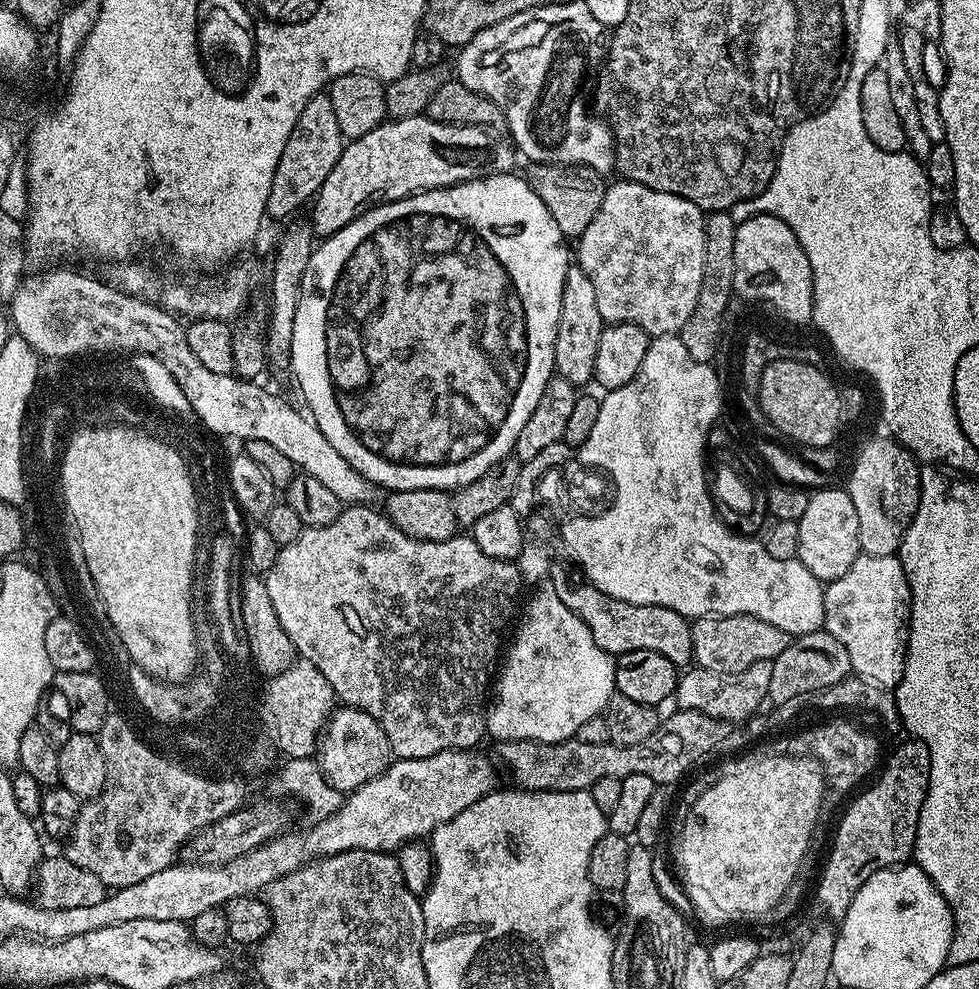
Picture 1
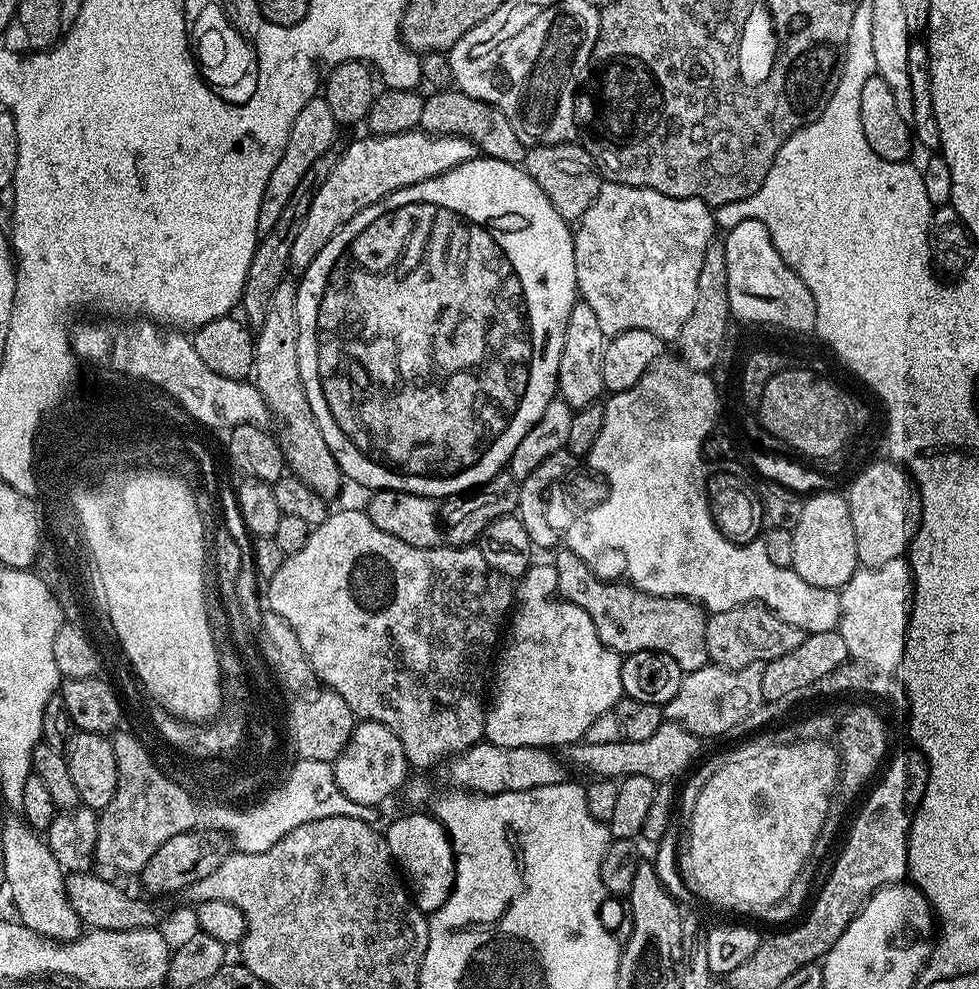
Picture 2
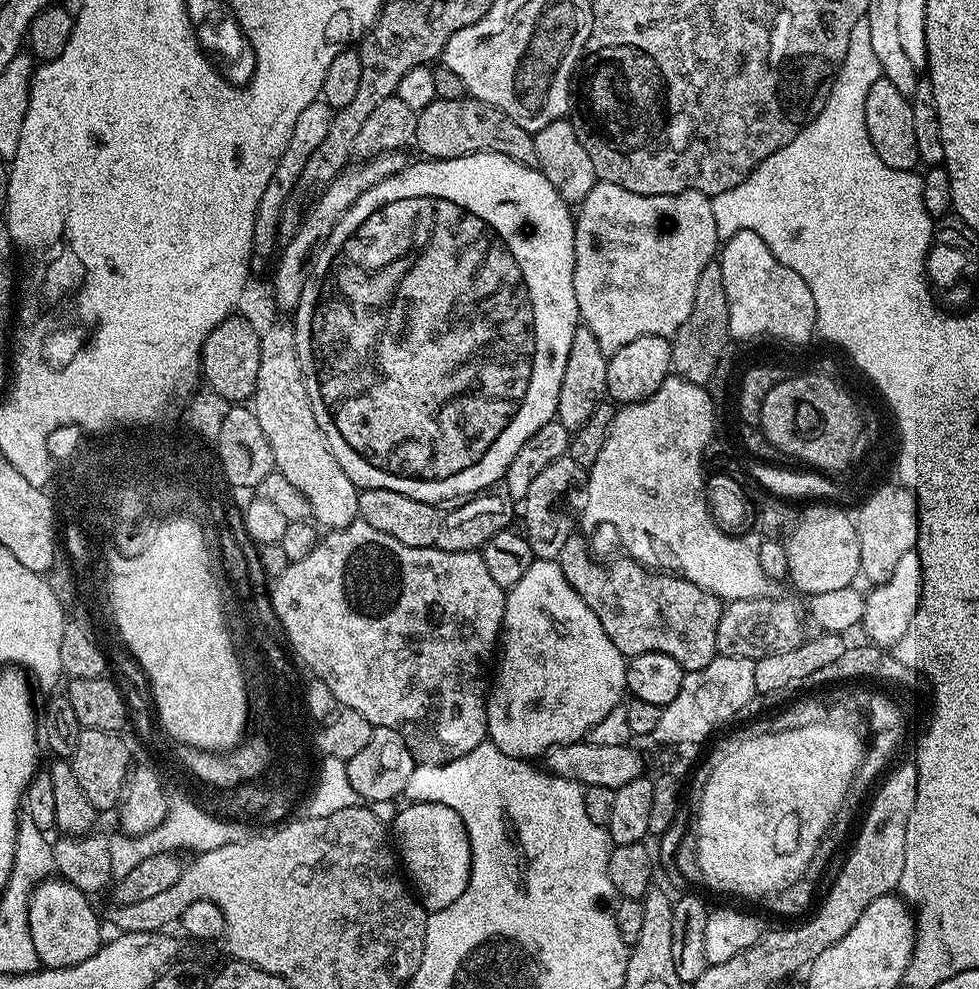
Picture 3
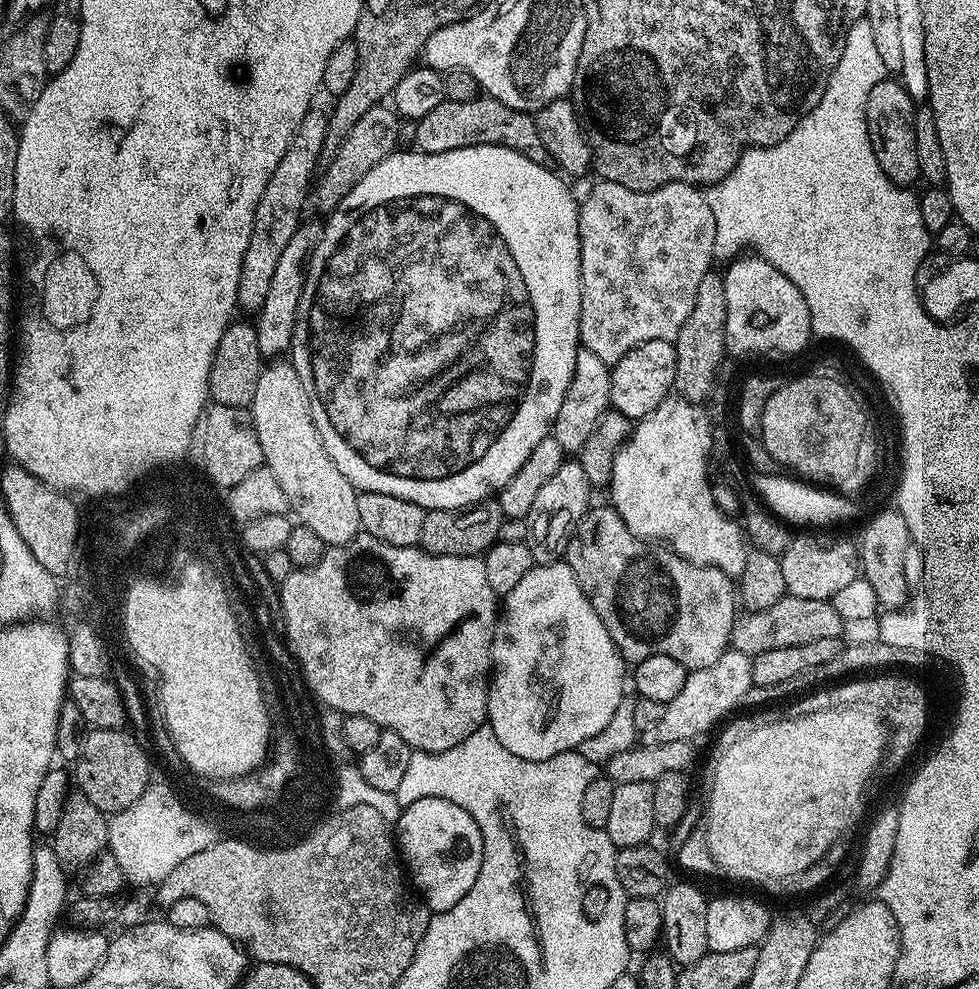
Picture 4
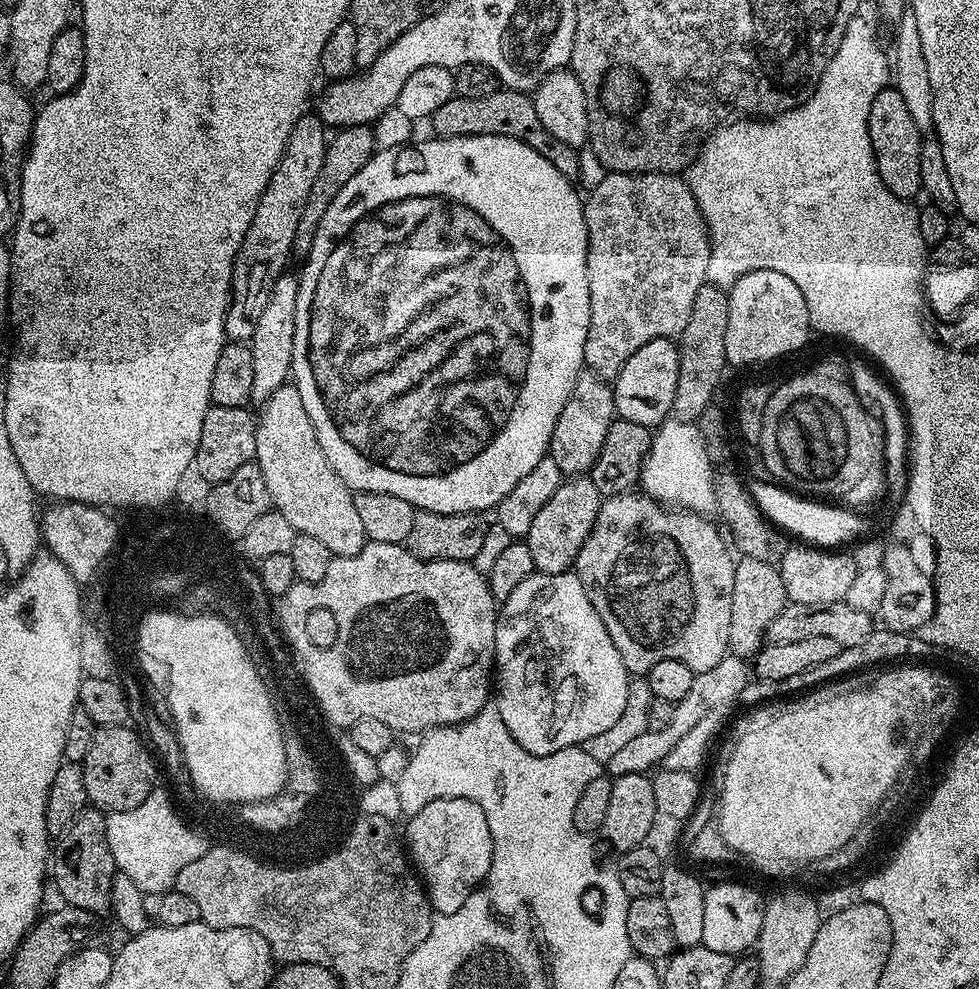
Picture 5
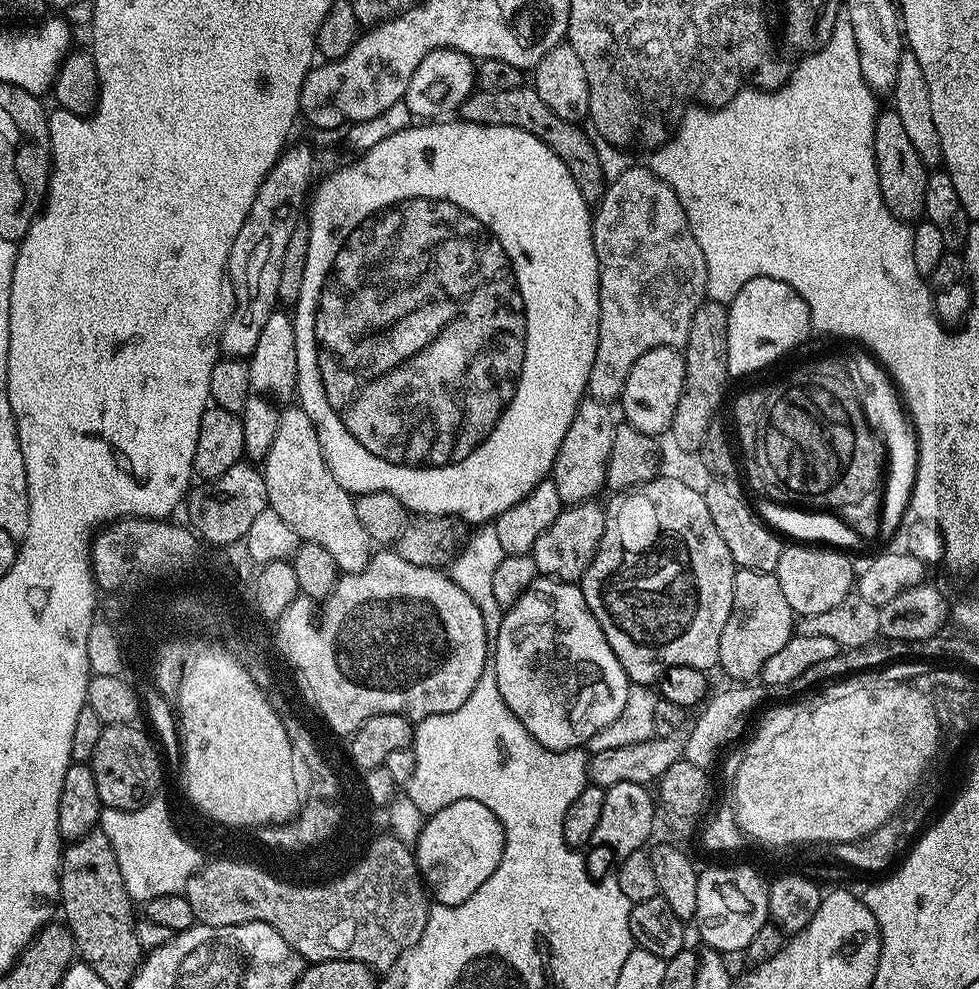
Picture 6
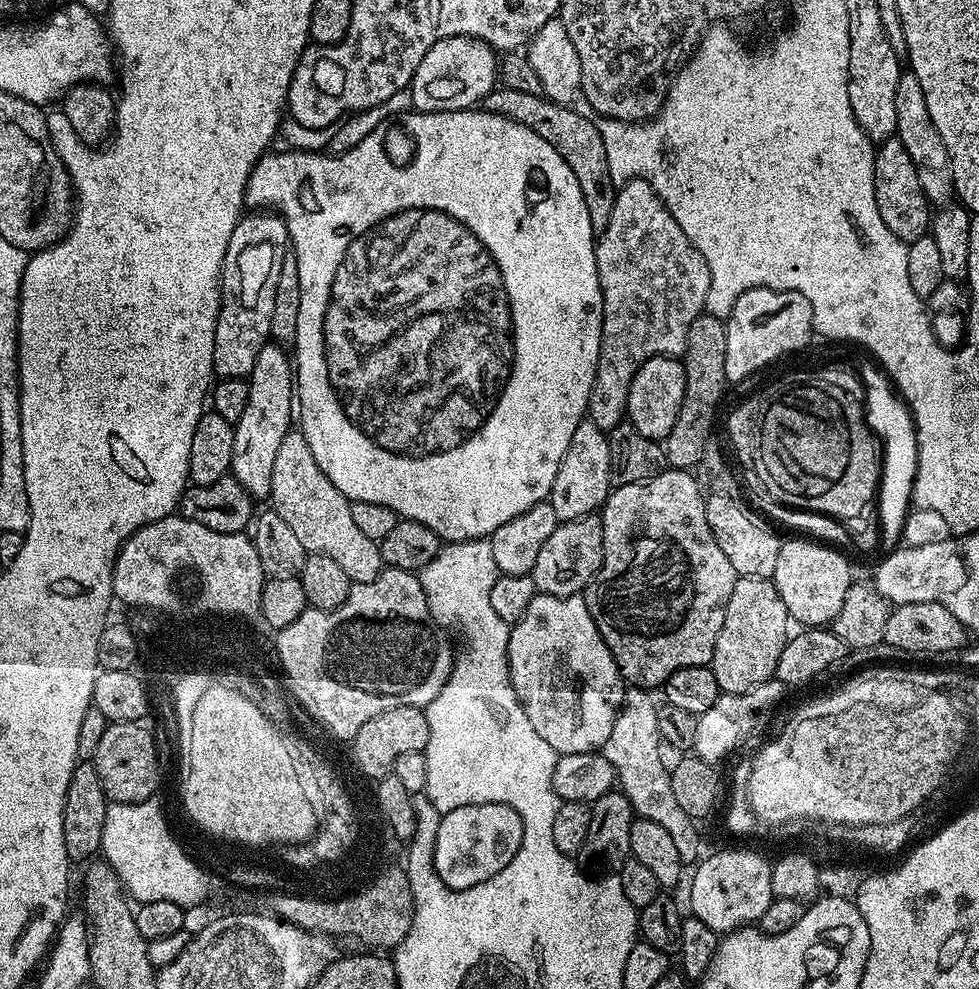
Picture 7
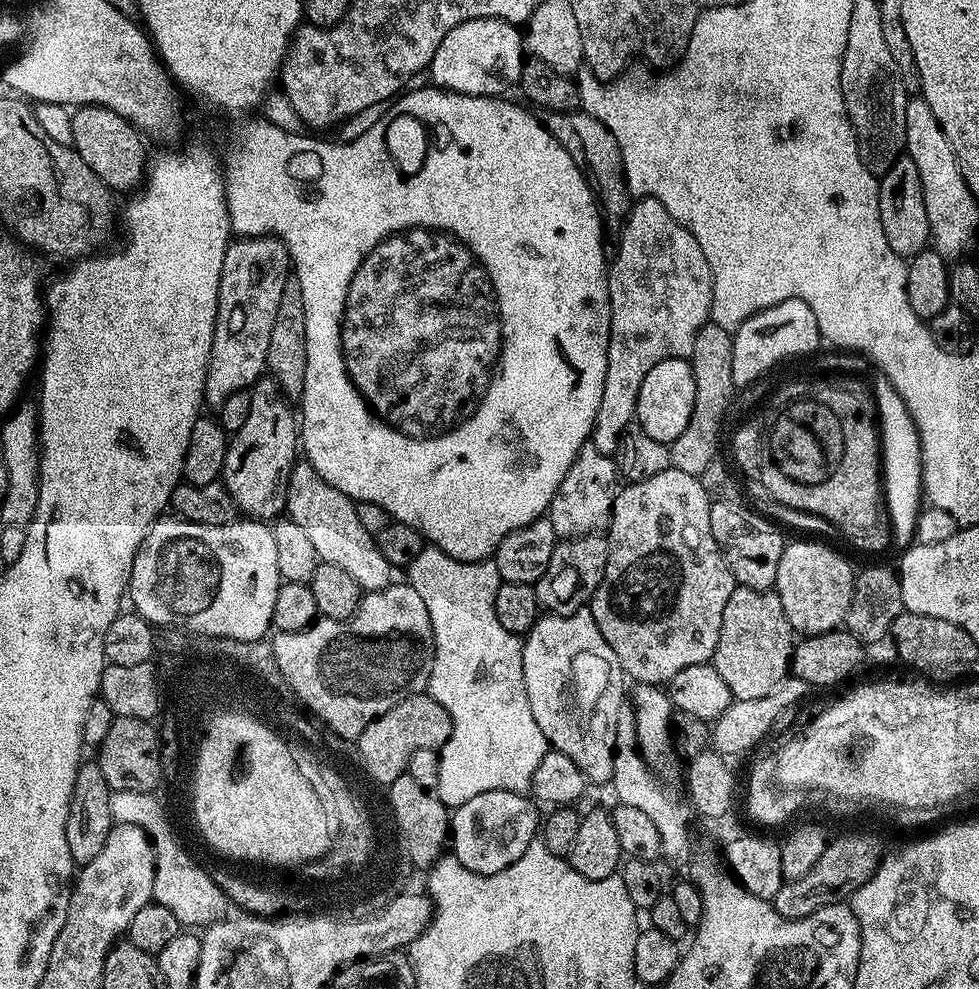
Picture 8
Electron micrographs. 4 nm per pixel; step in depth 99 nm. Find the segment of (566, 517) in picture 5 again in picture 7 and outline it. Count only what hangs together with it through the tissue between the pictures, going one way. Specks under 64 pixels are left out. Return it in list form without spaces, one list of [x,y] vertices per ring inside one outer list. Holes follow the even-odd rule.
[[[599,515],[583,516],[577,520],[565,520],[557,523],[554,534],[546,538],[542,551],[538,554],[538,562],[534,562],[530,573],[537,593],[545,592],[551,596],[578,596],[587,589],[590,581],[602,566],[604,557],[604,522]]]

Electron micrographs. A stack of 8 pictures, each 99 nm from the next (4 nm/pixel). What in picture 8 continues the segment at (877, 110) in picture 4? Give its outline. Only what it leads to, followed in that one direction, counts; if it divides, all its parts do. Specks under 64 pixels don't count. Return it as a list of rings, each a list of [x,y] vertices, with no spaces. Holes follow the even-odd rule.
[[[901,154],[878,180],[878,215],[882,222],[884,241],[894,254],[911,258],[929,247],[932,231],[926,214],[926,202],[922,198],[922,178],[918,178],[918,166],[906,154]]]

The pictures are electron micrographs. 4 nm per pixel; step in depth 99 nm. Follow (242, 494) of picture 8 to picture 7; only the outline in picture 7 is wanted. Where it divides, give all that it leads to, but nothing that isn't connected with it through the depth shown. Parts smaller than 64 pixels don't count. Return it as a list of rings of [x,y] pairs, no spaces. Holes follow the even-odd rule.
[[[275,342],[265,344],[254,362],[252,375],[247,377],[250,398],[242,418],[234,425],[234,458],[231,475],[254,498],[271,497],[274,478],[274,458],[278,446],[294,424],[294,364],[283,347]]]

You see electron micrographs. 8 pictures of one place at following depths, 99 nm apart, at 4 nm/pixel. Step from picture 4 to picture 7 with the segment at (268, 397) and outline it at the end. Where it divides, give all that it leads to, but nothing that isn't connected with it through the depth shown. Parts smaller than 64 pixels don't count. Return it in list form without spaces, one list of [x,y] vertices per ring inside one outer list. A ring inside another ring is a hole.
[[[290,430],[286,434],[286,438],[282,440],[282,446],[278,446],[278,454],[274,458],[270,503],[272,503],[270,504],[271,511],[276,512],[290,525],[290,530],[294,530],[294,535],[301,540],[302,546],[306,546],[309,554],[317,552],[326,554],[326,558],[334,558],[334,562],[338,562],[338,566],[342,566],[342,570],[346,570],[346,574],[353,584],[370,582],[374,578],[378,578],[378,574],[385,567],[384,559],[380,557],[379,543],[366,538],[366,534],[362,534],[362,530],[358,530],[352,513],[352,501],[340,493],[338,486],[334,486],[334,482],[330,482],[330,478],[326,478],[326,474],[322,474],[322,466],[318,466],[318,462],[314,462],[310,442],[306,442],[304,433],[299,430]]]

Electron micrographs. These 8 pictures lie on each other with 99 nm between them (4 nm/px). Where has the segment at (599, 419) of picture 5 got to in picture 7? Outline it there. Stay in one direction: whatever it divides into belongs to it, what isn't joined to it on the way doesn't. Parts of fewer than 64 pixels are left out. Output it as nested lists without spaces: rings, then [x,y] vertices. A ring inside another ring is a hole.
[[[585,418],[578,430],[574,430],[574,438],[570,438],[570,450],[566,450],[566,458],[562,458],[562,466],[558,466],[558,478],[554,478],[550,503],[554,506],[557,521],[577,520],[599,513],[613,487],[608,433]]]

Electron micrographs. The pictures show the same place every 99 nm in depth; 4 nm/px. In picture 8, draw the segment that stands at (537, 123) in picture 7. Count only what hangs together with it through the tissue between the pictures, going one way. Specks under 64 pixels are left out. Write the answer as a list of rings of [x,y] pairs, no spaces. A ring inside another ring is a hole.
[[[583,110],[545,111],[542,119],[550,134],[558,138],[562,150],[566,150],[570,158],[574,158],[574,162],[588,177],[602,213],[602,224],[607,235],[609,232],[612,238],[619,237],[620,229],[624,227],[624,219],[628,216],[628,209],[632,207],[634,200],[626,186],[622,154],[618,150],[618,142],[614,142],[614,134],[610,134],[610,130],[602,122],[598,122],[598,118]]]

